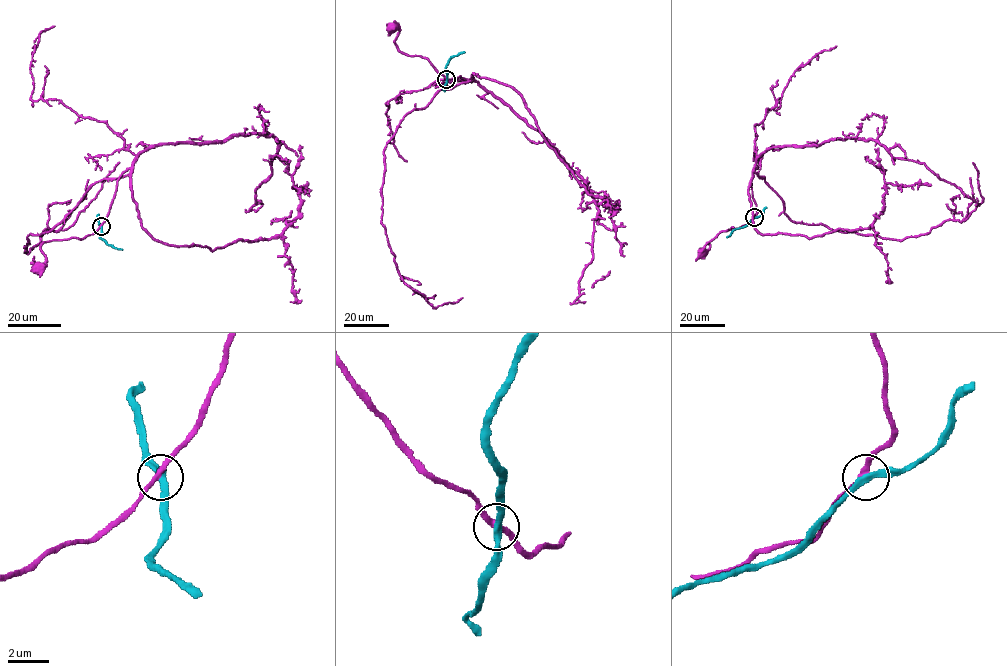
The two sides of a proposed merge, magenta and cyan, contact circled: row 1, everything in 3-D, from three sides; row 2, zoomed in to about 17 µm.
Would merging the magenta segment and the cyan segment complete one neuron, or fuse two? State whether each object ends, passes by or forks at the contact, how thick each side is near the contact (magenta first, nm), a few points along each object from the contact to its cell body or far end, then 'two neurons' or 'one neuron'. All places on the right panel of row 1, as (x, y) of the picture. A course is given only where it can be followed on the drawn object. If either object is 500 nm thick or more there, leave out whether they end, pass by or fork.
magenta passes by; cyan passes by; 280 nm thick on the magenta side, 280 nm on the other; magenta runs (753, 218), (748, 224), (719, 233), (707, 243), (702, 253); cyan runs (754, 218), (727, 237); two neurons

